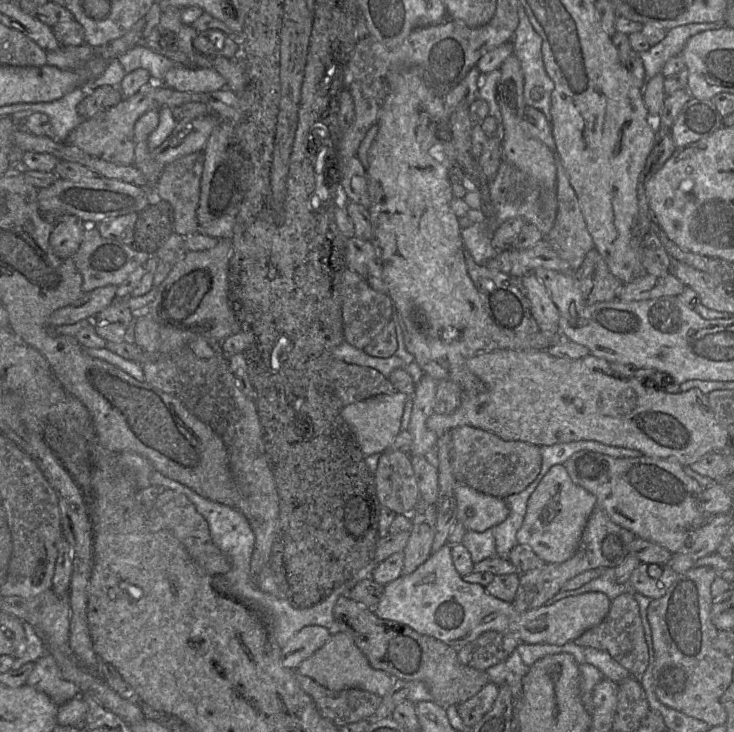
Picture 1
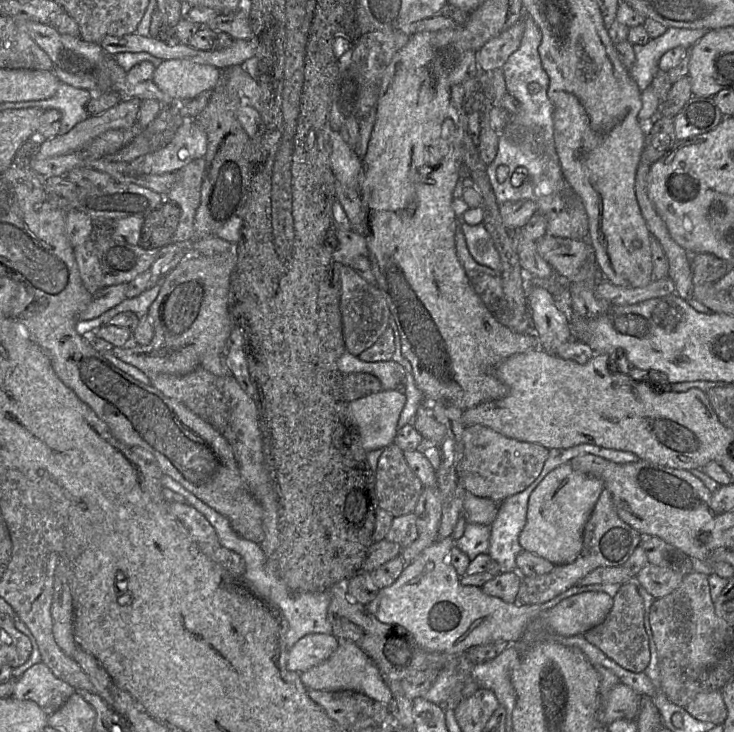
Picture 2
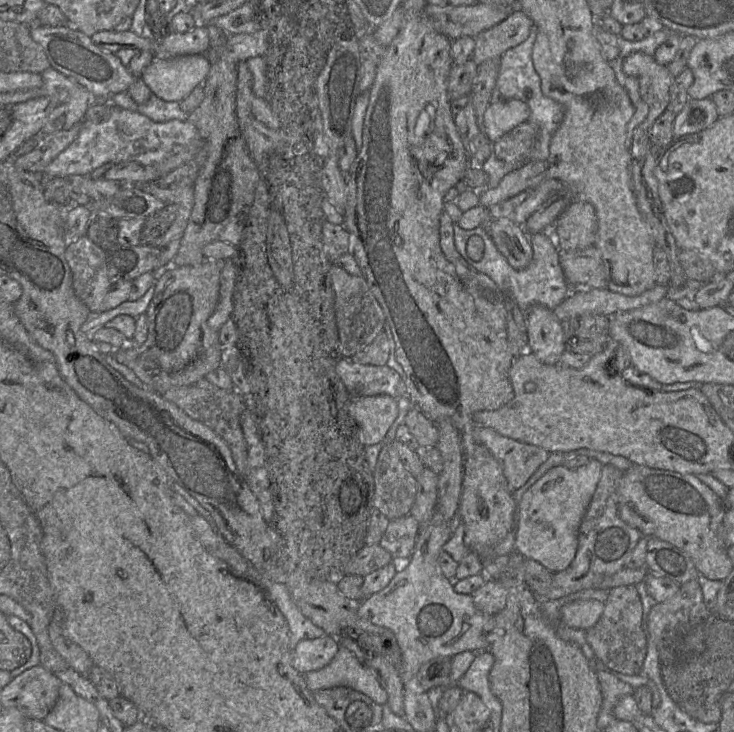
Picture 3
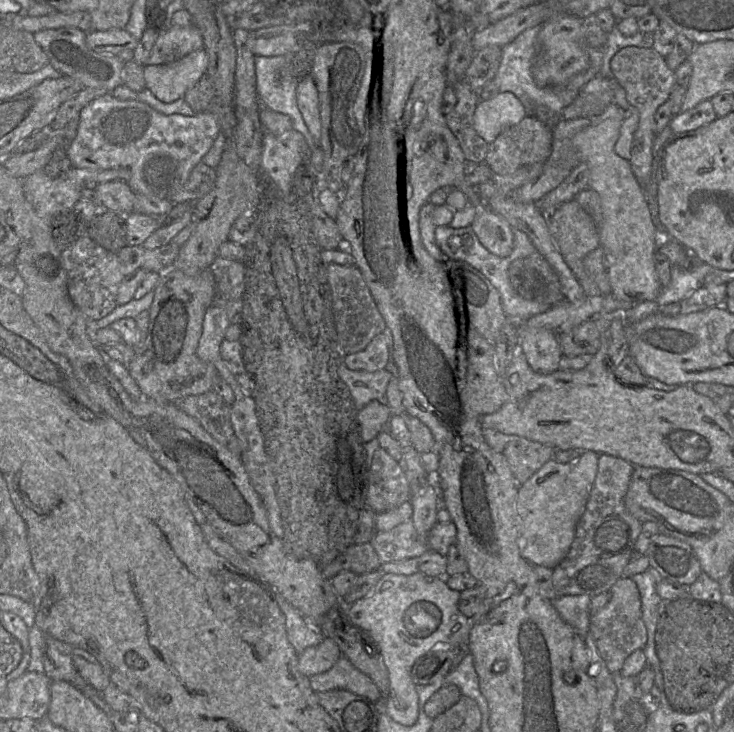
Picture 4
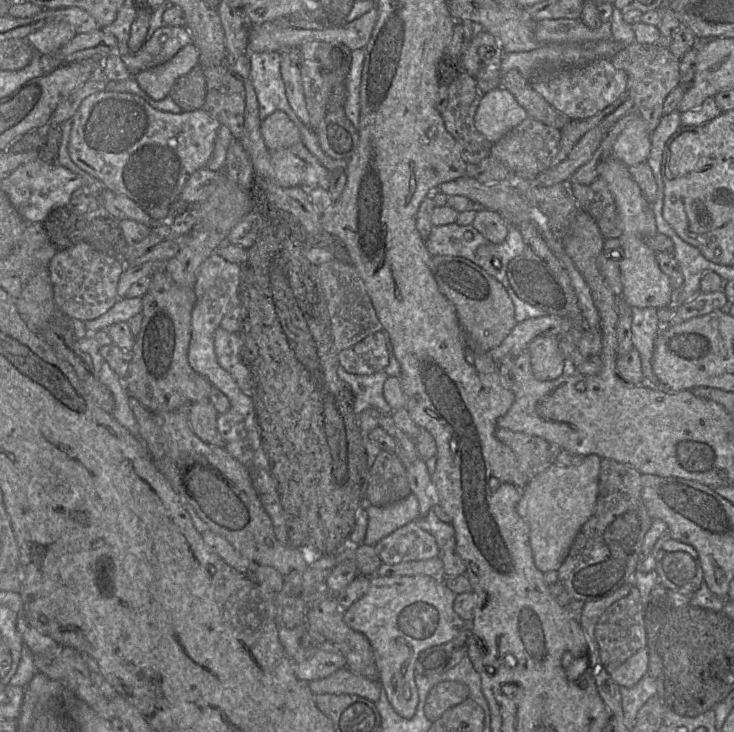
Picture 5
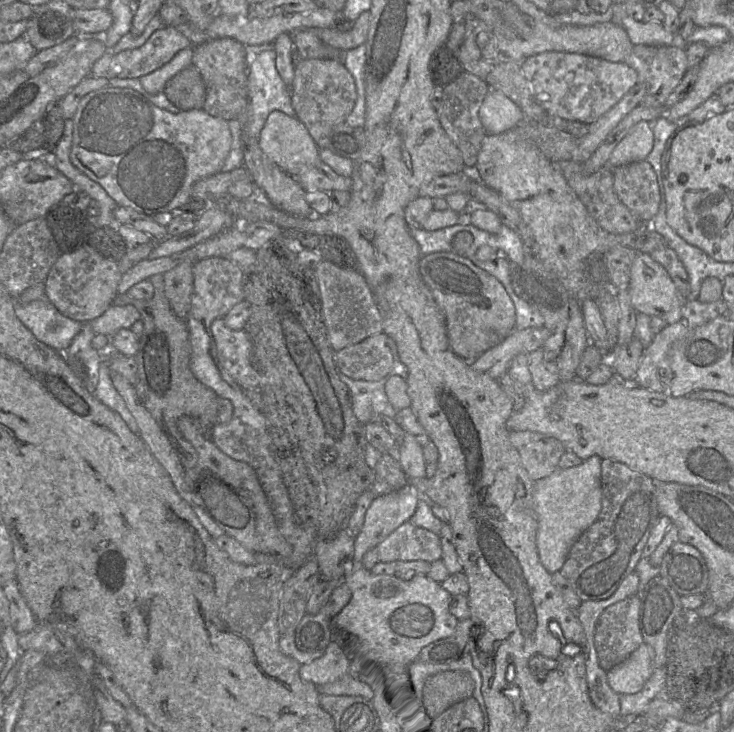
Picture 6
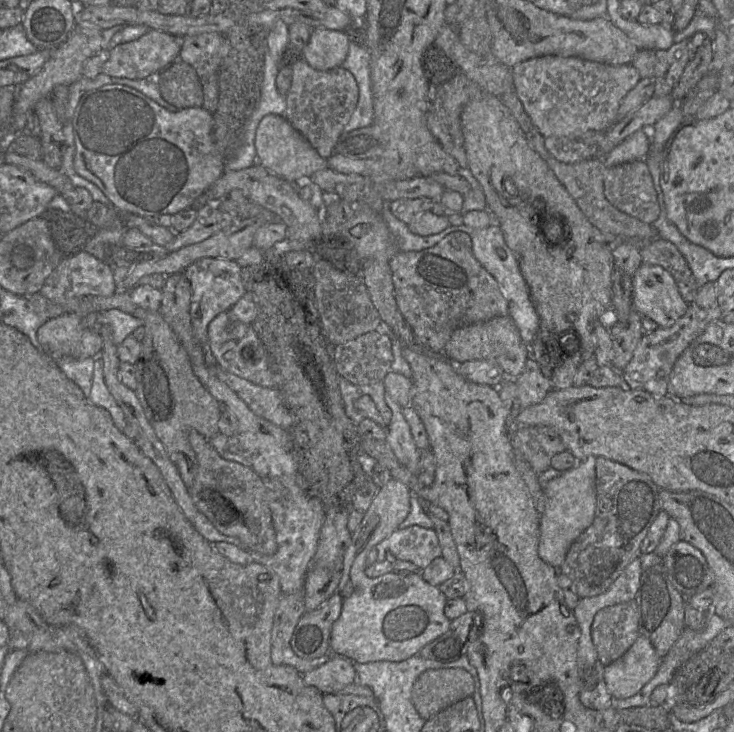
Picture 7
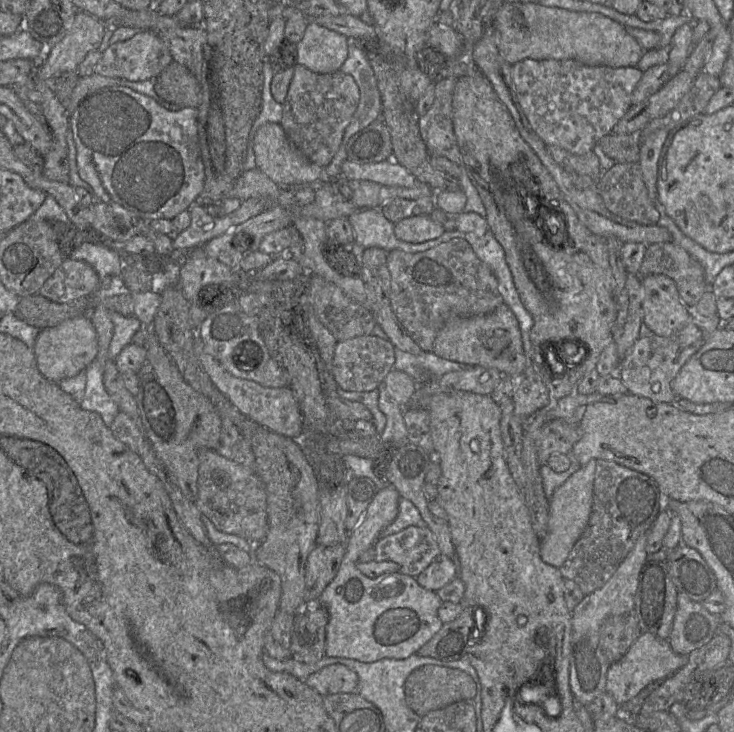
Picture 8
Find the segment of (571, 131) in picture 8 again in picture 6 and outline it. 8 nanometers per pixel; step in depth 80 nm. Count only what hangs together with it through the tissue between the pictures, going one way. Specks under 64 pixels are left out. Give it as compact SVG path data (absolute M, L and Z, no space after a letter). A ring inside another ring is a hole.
M545 52L526 58L520 69L535 101L554 117L591 124L616 105L638 83L637 72L624 62L560 52Z

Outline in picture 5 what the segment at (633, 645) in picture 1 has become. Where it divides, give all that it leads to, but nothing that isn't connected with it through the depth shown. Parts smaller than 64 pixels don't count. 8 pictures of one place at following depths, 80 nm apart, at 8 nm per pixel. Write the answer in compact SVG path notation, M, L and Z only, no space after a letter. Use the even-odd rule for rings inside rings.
M634 585L629 594L609 606L595 625L595 638L602 665L611 674L634 653L646 647L647 636L643 617L643 603L639 589Z

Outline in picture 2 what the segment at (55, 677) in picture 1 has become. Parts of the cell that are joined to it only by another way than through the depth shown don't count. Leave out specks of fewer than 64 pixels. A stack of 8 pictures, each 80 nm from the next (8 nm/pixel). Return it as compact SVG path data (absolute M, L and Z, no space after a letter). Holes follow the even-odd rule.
M43 663L28 668L16 678L11 697L36 702L48 715L59 709L76 689L59 679Z

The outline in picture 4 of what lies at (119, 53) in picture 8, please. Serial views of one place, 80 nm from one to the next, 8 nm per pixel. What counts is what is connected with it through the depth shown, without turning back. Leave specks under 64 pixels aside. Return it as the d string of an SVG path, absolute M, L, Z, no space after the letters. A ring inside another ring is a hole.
M171 26L158 33L153 48L144 62L146 65L158 65L175 61L190 52L203 49L203 37L195 26Z

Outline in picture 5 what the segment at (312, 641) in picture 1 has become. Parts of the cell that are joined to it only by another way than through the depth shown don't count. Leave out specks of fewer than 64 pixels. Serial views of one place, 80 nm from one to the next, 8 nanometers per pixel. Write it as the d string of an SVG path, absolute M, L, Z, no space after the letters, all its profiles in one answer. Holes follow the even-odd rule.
M324 641L310 658L296 664L295 674L310 682L325 678L346 665L342 652L331 642Z

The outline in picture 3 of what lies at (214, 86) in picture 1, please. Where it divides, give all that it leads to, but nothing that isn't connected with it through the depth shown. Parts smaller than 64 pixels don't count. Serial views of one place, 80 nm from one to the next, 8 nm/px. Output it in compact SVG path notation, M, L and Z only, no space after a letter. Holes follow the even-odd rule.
M189 54L164 60L154 59L142 71L141 78L158 98L181 103L196 86L204 84L209 70L210 61L206 54Z

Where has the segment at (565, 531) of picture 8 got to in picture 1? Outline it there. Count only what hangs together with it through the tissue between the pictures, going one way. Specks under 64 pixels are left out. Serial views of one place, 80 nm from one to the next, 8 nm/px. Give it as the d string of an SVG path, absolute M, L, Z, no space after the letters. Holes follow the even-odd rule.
M563 464L554 465L528 500L523 524L517 532L517 542L530 548L545 563L562 563L576 552L596 506L596 497L575 484Z

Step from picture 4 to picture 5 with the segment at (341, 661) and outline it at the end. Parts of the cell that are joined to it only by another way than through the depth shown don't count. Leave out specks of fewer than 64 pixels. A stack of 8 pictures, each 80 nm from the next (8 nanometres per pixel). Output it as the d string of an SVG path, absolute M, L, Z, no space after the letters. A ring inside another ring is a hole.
M343 667L331 675L309 682L313 694L354 694L371 702L376 702L380 696L380 685L362 675Z

